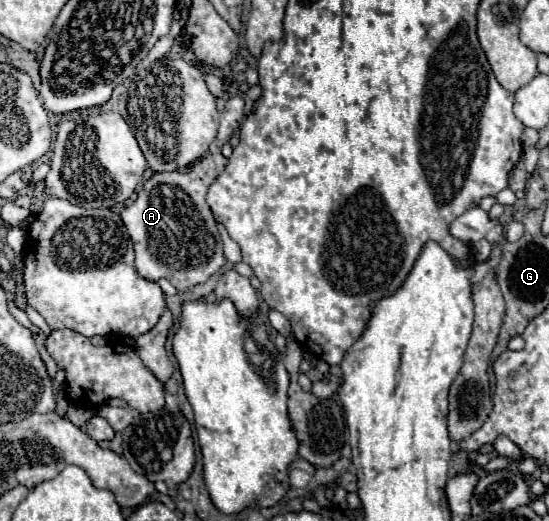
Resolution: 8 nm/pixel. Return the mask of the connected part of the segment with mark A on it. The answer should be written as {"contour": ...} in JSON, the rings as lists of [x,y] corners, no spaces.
{"contour":[[[207,154],[191,168],[153,174],[137,198],[121,210],[123,224],[135,246],[135,268],[145,280],[167,278],[179,292],[205,282],[225,266],[223,242],[211,208],[205,202],[207,188],[225,170],[223,154]]]}

